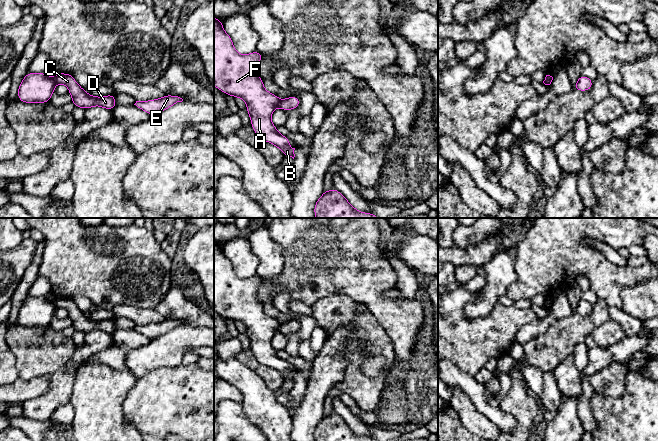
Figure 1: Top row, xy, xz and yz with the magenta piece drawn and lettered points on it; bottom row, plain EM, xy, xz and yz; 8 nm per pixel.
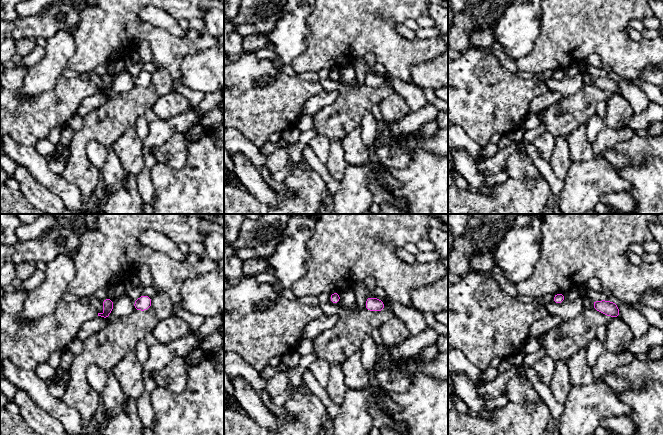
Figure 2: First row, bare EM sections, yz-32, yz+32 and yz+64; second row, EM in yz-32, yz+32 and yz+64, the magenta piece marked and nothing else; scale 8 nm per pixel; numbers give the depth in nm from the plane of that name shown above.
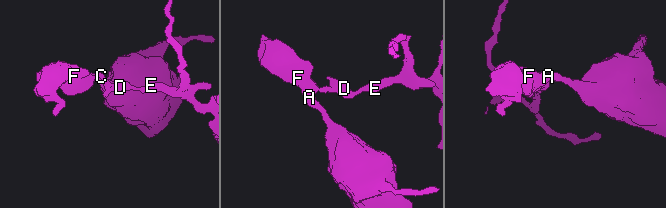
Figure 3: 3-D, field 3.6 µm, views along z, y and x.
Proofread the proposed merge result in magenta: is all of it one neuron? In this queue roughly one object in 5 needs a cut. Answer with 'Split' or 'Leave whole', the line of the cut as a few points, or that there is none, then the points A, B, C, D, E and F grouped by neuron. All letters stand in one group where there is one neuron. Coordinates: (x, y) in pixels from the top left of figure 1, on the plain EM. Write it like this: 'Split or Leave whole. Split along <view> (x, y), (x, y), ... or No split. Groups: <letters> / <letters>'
Split. Split along xy (53, 302), (56, 307). Groups: A B F / C D E

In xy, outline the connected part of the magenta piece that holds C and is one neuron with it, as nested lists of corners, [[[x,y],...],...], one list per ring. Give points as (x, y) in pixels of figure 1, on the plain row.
[[[56,297],[54,304],[56,308],[65,308],[69,312],[69,318],[72,320],[72,326],[75,331],[86,334],[93,330],[101,330],[105,333],[113,334],[117,329],[115,318],[102,321],[87,318],[74,304],[72,298]]]

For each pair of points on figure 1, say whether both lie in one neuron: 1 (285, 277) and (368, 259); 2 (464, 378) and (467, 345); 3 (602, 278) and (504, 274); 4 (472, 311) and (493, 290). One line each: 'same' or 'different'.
1: same
2: different
3: different
4: same

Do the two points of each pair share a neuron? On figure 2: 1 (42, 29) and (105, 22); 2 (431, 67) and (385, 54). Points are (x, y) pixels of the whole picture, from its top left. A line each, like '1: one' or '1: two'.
1: two
2: two

